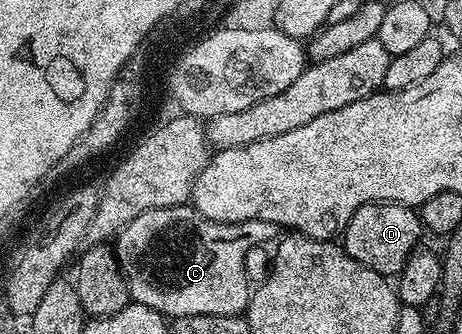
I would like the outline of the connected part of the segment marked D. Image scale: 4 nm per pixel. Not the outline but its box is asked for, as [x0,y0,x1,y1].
[342,204,422,278]

